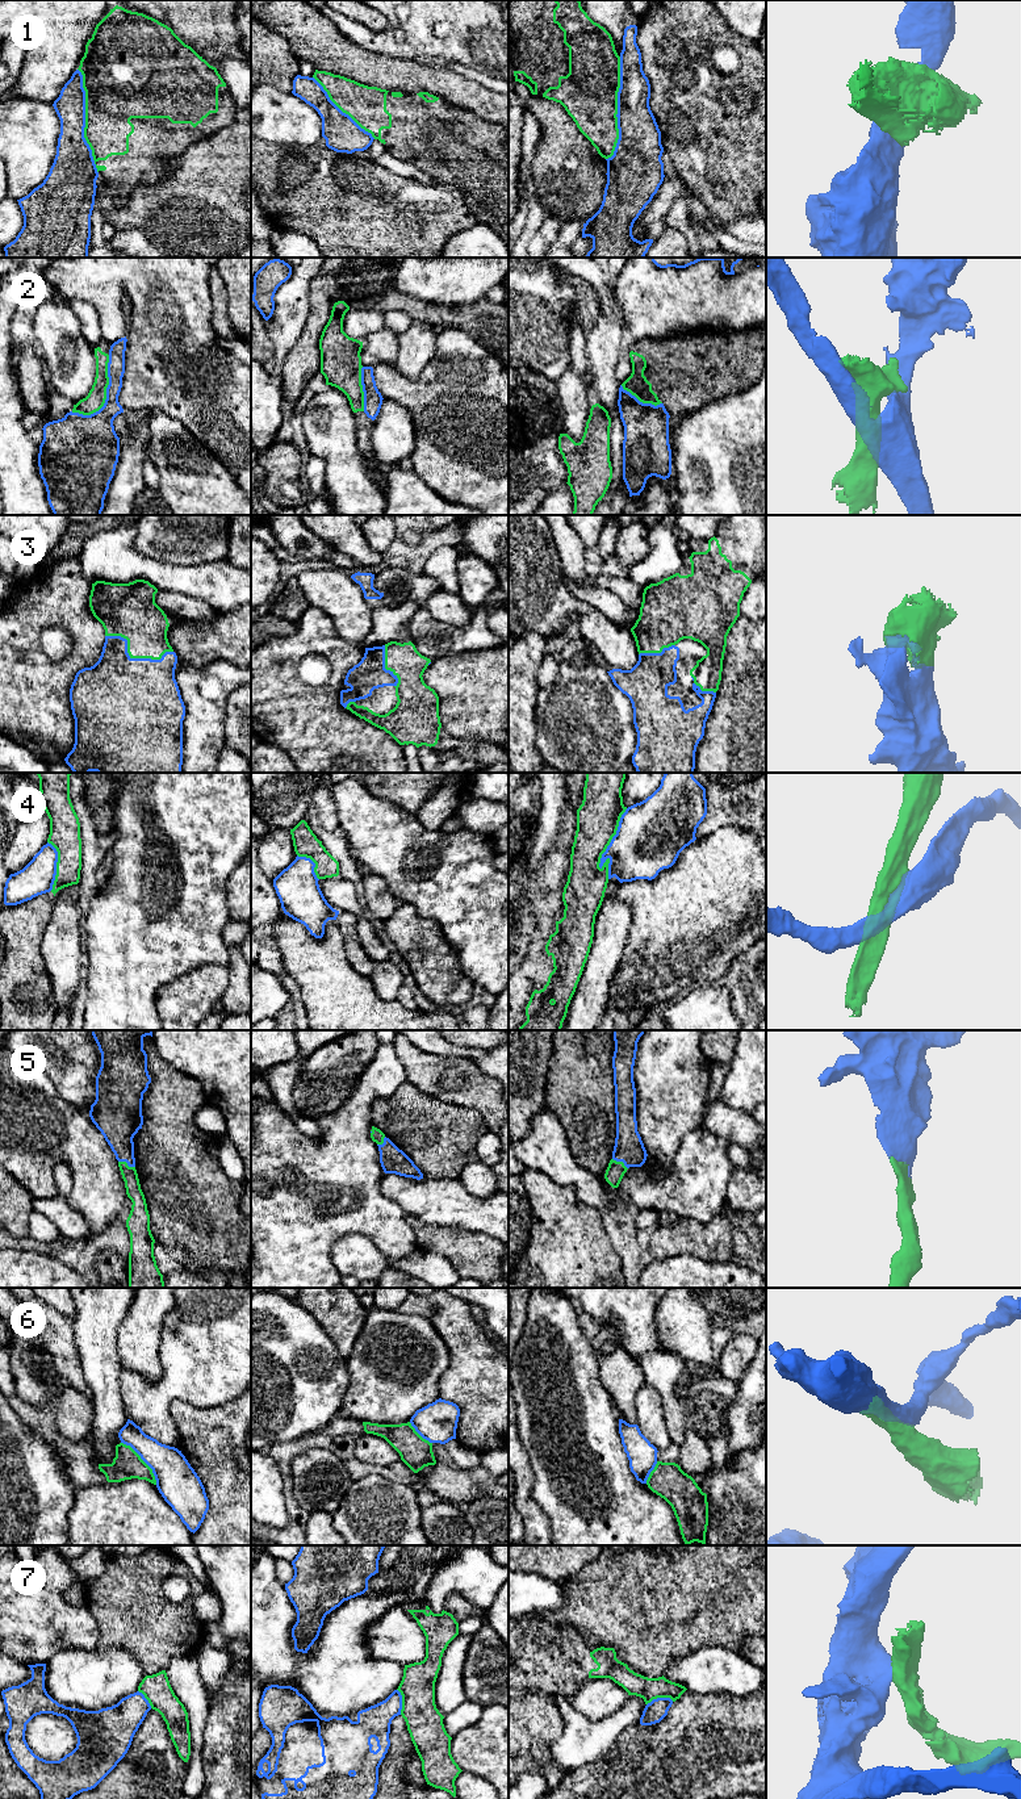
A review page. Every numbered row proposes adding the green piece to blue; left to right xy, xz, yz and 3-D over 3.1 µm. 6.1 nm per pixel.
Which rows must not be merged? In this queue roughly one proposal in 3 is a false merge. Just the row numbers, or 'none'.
1, 2, 4, 6, 7

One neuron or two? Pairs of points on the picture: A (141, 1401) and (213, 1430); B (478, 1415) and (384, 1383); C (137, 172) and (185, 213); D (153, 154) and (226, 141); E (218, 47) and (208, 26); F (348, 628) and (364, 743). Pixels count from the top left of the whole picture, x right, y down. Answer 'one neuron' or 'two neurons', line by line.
A: two neurons
B: two neurons
C: two neurons
D: two neurons
E: one neuron
F: two neurons

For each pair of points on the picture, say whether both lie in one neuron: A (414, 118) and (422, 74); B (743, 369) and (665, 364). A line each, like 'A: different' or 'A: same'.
A: different
B: same

